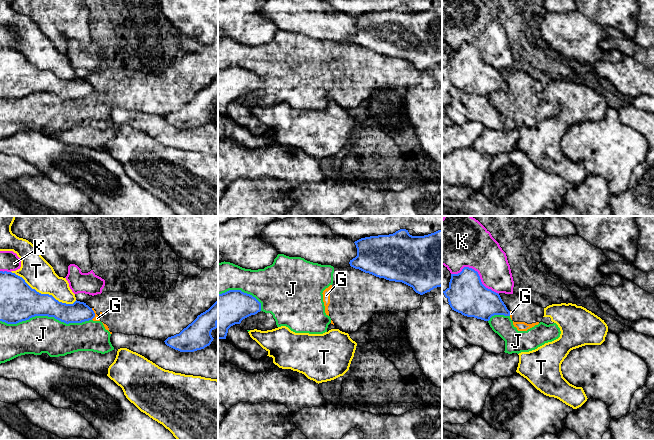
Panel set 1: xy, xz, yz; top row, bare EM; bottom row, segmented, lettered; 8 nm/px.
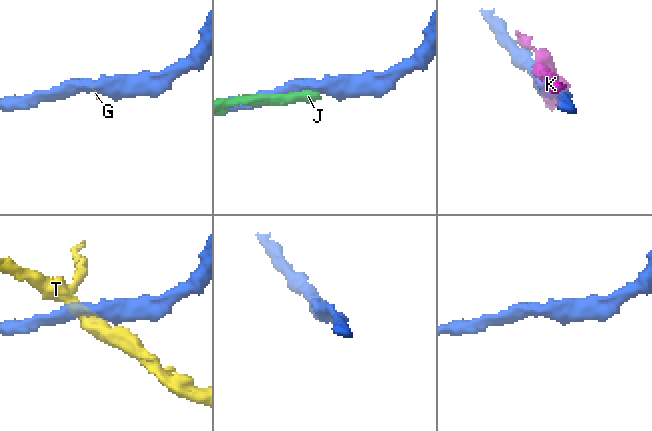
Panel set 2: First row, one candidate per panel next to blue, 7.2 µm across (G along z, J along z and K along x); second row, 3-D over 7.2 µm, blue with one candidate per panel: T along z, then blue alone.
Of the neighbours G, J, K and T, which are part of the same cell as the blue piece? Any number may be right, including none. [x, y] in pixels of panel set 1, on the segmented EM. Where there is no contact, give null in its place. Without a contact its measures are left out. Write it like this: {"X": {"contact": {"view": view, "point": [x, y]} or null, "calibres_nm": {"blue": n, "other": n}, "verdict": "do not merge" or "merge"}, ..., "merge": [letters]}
{"G": {"contact": {"view": "xy", "point": [94, 314]}, "calibres_nm": {"blue": 170, "other": 50}, "verdict": "do not merge"}, "J": {"contact": {"view": "xy", "point": [45, 315]}, "calibres_nm": {"blue": 300, "other": 300}, "verdict": "do not merge"}, "K": {"contact": {"view": "yz", "point": [477, 273]}, "calibres_nm": {"blue": 300, "other": 360}, "verdict": "do not merge"}, "T": {"contact": {"view": "xy", "point": [44, 294]}, "calibres_nm": {"blue": 300, "other": 240}, "verdict": "do not merge"}, "merge": []}

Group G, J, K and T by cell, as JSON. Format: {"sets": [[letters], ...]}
{"sets": [["G", "J"], ["K"], ["T"]]}

